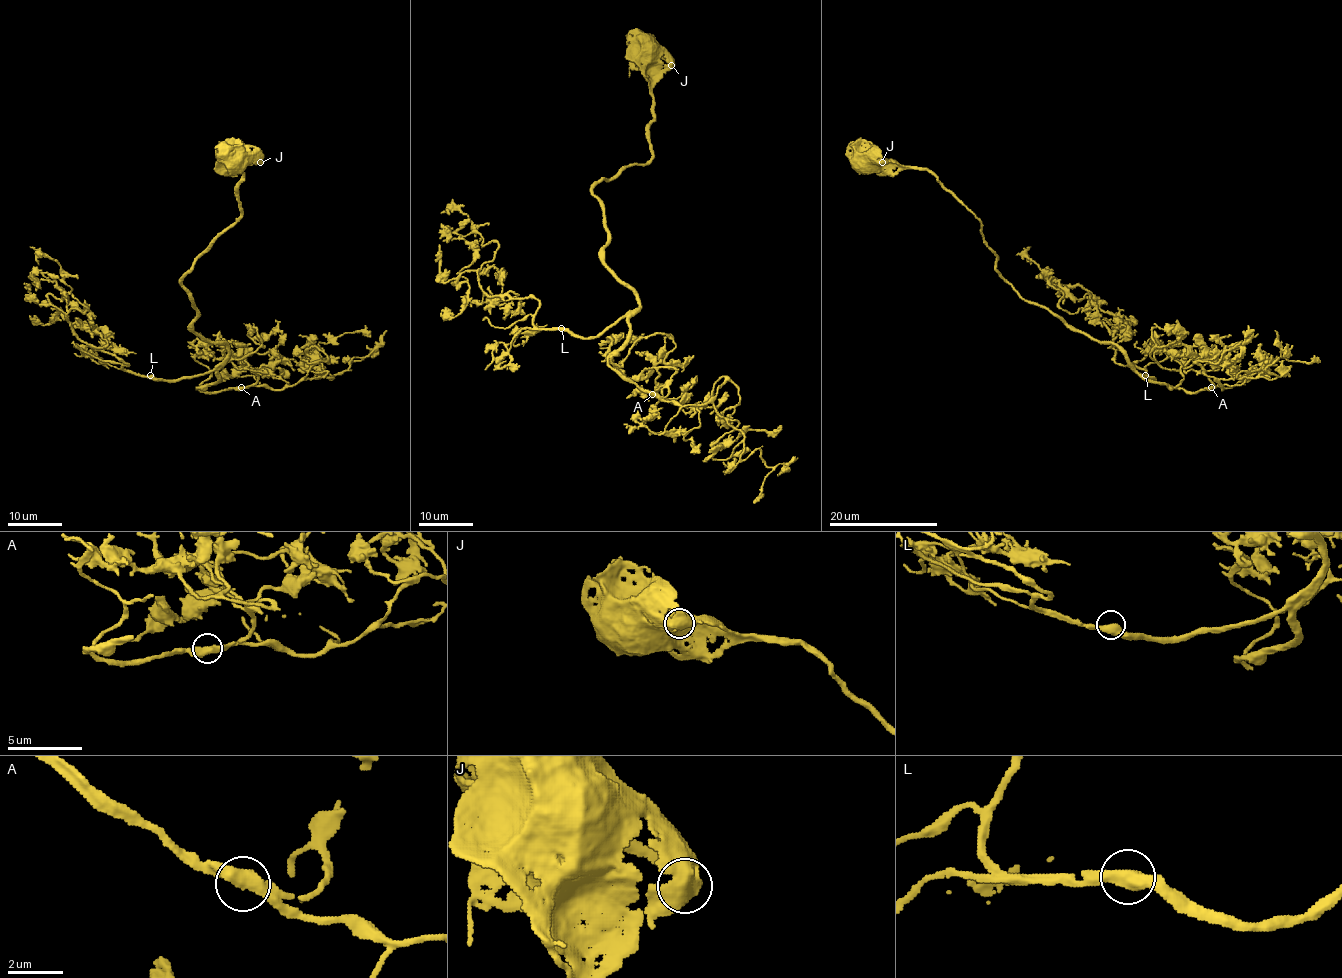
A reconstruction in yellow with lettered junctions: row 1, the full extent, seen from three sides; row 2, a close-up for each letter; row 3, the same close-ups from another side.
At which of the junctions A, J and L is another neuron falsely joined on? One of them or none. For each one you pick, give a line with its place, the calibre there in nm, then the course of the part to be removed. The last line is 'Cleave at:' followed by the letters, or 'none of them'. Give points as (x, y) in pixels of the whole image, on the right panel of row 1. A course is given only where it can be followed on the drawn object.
Cleave at: none of them

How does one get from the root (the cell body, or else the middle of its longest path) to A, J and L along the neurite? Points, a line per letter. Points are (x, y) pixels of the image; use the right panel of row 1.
A: (867, 165), (927, 169), (980, 220), (996, 269), (1024, 299), (1113, 343), (1151, 381), (1186, 392), (1211, 387)
J: (867, 165), (872, 169), (882, 162)
L: (867, 165), (927, 169), (980, 220), (996, 269), (1024, 299), (1113, 343), (1137, 373), (1145, 375)

